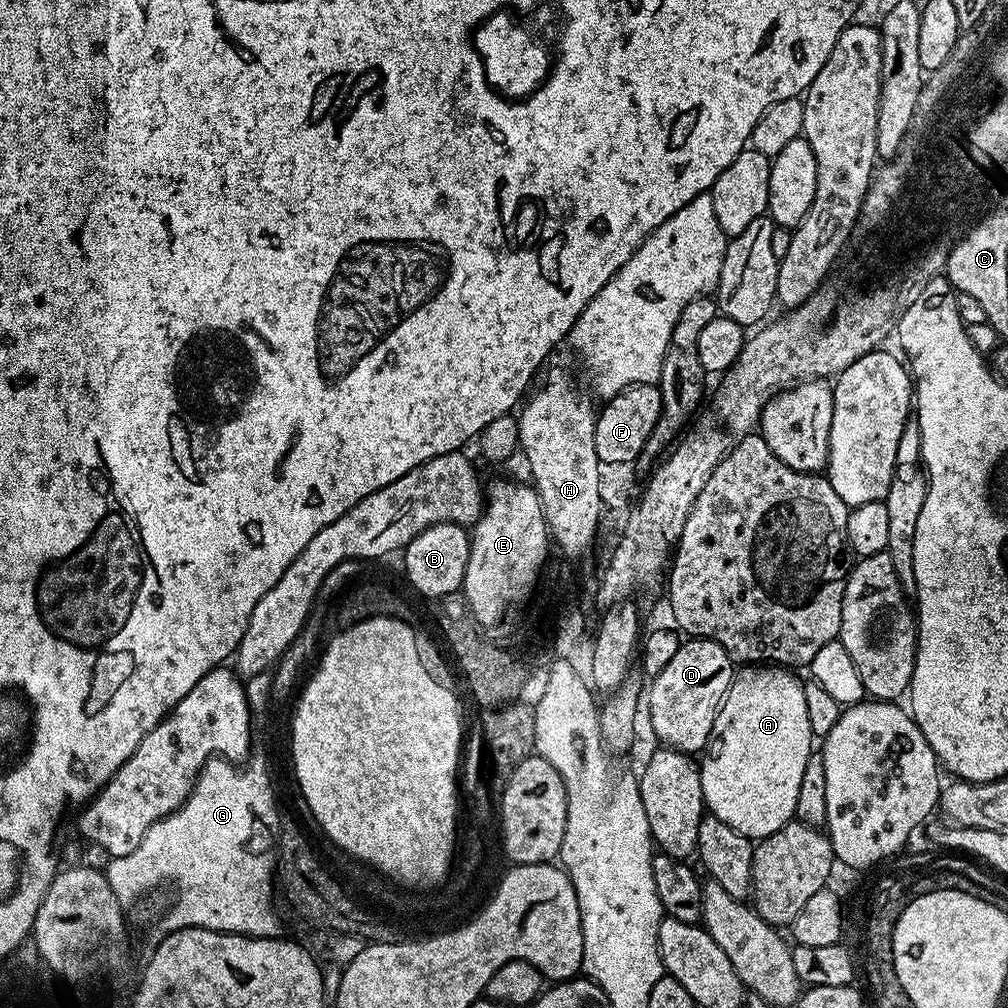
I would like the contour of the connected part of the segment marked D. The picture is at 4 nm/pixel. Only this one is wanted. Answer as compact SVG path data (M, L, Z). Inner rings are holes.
M699 638L685 639L680 645L678 654L674 654L674 658L666 665L666 670L662 670L662 674L651 677L652 689L649 692L647 689L646 692L646 716L648 712L648 720L652 723L657 738L660 739L659 743L677 748L680 752L703 753L708 747L714 718L718 714L724 695L728 692L728 687L732 684L733 675L734 661L728 657L726 650L722 650L722 646L718 646L718 642Z

